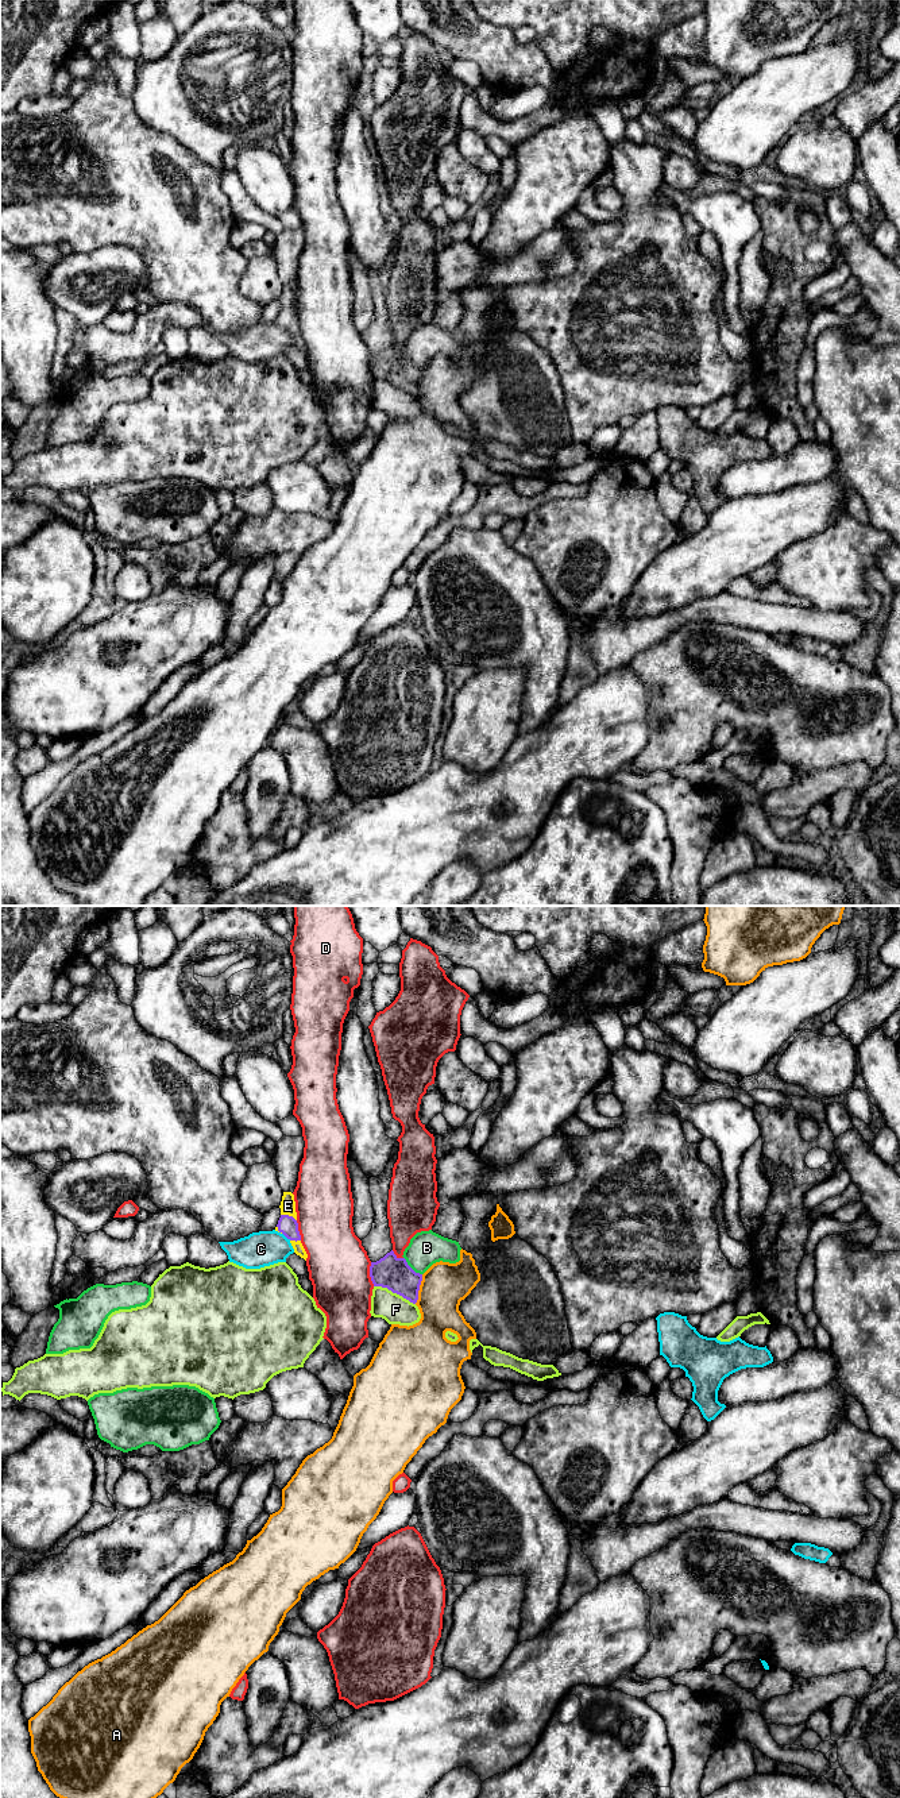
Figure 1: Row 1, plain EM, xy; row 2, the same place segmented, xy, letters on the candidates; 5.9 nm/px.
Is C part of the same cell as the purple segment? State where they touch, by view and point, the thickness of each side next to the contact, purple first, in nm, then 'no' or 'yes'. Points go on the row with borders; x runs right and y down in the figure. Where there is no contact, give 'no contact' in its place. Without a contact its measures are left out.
meets purple in xy at (286, 1237); 110 nm thick on the purple side, 220 nm on the other; no

